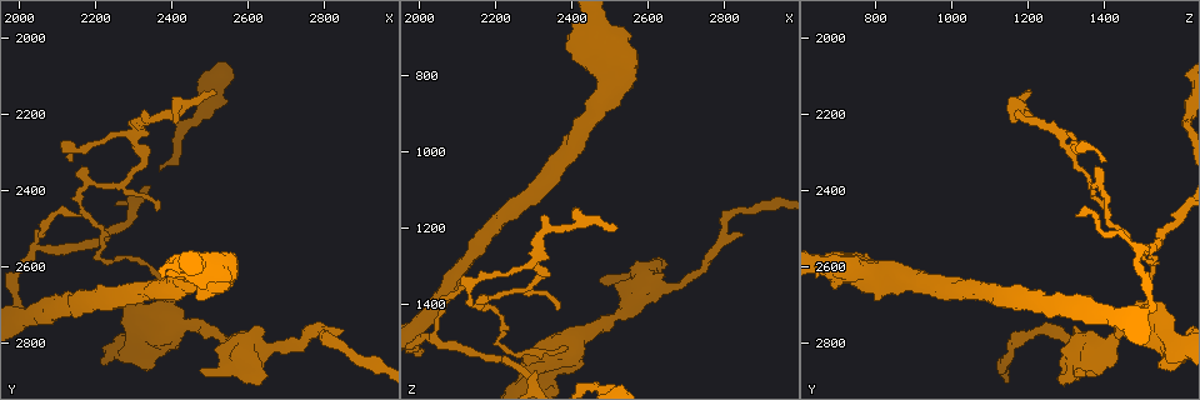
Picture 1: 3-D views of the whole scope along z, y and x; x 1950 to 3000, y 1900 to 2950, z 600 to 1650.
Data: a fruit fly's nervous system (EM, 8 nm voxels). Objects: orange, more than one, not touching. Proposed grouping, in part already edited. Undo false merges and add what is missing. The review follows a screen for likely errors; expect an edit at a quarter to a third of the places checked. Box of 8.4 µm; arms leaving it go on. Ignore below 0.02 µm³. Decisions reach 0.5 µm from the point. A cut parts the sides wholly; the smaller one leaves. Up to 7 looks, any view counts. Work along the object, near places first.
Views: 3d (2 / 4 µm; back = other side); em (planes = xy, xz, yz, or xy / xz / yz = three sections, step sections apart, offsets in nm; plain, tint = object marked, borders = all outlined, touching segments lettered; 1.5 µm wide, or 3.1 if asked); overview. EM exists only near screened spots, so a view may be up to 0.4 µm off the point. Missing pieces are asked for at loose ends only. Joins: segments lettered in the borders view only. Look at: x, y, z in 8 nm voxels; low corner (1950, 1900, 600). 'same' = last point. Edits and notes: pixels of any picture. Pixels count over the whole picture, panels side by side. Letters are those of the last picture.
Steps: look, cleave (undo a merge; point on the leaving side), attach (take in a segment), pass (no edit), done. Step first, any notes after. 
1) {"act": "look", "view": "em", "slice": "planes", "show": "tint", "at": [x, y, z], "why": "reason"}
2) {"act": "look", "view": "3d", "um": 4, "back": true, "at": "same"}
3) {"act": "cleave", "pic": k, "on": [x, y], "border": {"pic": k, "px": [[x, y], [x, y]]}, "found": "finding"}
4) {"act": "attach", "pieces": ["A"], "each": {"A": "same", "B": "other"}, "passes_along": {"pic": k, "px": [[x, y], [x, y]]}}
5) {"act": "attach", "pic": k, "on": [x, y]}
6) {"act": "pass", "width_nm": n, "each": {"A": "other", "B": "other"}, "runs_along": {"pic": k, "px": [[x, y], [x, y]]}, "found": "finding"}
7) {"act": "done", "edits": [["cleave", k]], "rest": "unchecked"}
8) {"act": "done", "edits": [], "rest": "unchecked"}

{"act": "look", "view": "em", "slice": "planes", "show": "plain", "at": [2480, 2875, 1335], "why": "free end"}

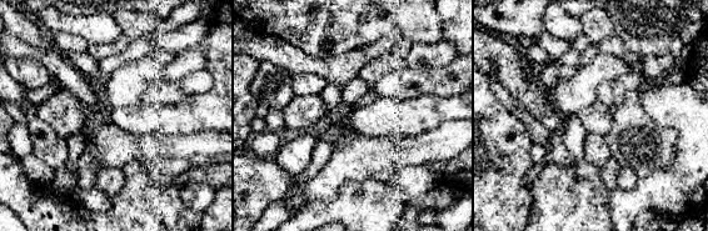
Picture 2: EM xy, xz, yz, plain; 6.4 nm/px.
{"act": "look", "view": "em", "slice": "planes", "show": "borders", "at": "same", "why": "see the neighbours"}

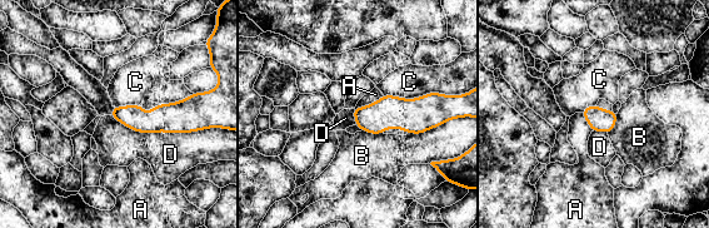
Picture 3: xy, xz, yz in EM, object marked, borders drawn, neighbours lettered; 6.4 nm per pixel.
{"act": "pass", "each": {"A": "other", "B": "other", "C": "other", "D": "other"}, "border": {"pic": 3, "px": [[110, 114], [139, 132], [204, 129]]}, "found": "none of them fits"}

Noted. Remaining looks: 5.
{"act": "look", "view": "em", "slice": "planes", "show": "borders", "at": [2400, 2205, 1190], "why": "sharp bend"}

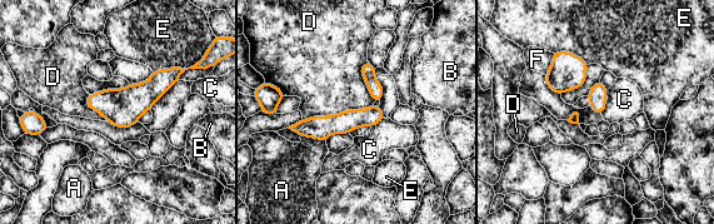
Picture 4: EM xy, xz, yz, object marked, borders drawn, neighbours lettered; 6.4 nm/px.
{"act": "pass", "each": {"A": "other", "B": "other", "C": "other", "D": "other", "E": "other", "F": "other"}, "runs_along": {"pic": 4, "px": [[380, 115], [321, 128], [295, 128]]}, "found": "one neuron here"}

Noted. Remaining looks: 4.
{"act": "look", "view": "3d", "um": 4, "at": [2365, 2455, 1410], "why": "an open end"}

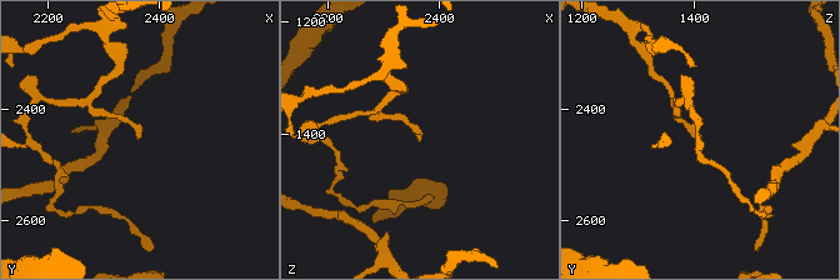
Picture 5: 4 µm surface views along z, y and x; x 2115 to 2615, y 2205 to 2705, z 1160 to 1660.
{"act": "look", "view": "em", "slice": "planes", "show": "borders", "at": [2365, 2445, 1410], "why": "shape alone is not enough"}

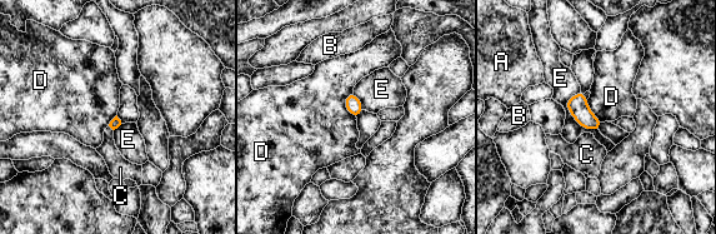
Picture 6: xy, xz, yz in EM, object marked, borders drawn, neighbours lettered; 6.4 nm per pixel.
{"act": "pass", "width_nm": 70, "each": {"A": "other", "B": "other", "C": "other", "D": "other", "E": "other"}, "border": {"pic": 6, "px": [[351, 91], [345, 108], [356, 118]]}, "found": "no lettered segment goes on from it"}

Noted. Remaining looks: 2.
{"act": "done", "edits": [], "rest": "unchecked"}

